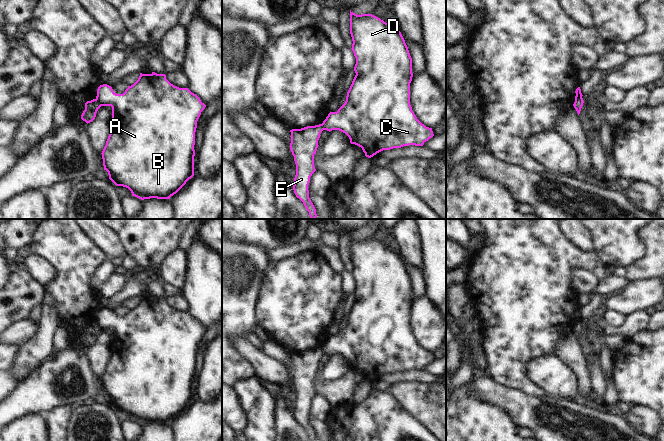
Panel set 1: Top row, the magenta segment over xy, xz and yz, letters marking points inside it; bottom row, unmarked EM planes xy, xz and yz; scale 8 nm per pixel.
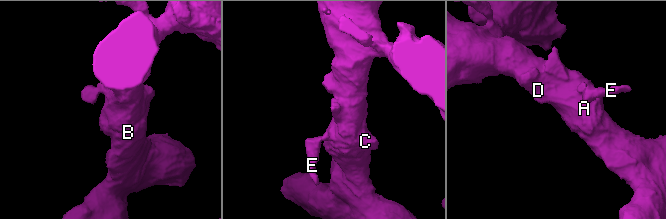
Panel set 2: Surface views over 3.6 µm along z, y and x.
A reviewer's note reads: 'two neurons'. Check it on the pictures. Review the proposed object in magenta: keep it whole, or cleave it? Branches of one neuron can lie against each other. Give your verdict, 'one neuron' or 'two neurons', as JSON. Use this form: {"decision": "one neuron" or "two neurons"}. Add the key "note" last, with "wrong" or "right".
{"decision": "two neurons", "note": "right"}

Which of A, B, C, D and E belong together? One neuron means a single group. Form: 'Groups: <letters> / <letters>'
Groups: A B C D / E

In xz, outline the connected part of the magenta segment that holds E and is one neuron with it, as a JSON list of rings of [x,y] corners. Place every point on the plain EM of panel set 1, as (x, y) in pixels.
[[[321,348],[290,354],[290,374],[296,388],[293,414],[296,421],[303,426],[310,441],[317,441],[316,433],[309,422],[308,409],[310,401],[316,395],[314,379],[319,370],[318,364],[323,354]]]

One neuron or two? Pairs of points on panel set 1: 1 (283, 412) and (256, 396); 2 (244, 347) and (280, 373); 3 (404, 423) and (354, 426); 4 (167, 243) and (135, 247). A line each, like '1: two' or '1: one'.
1: two
2: one
3: one
4: one

